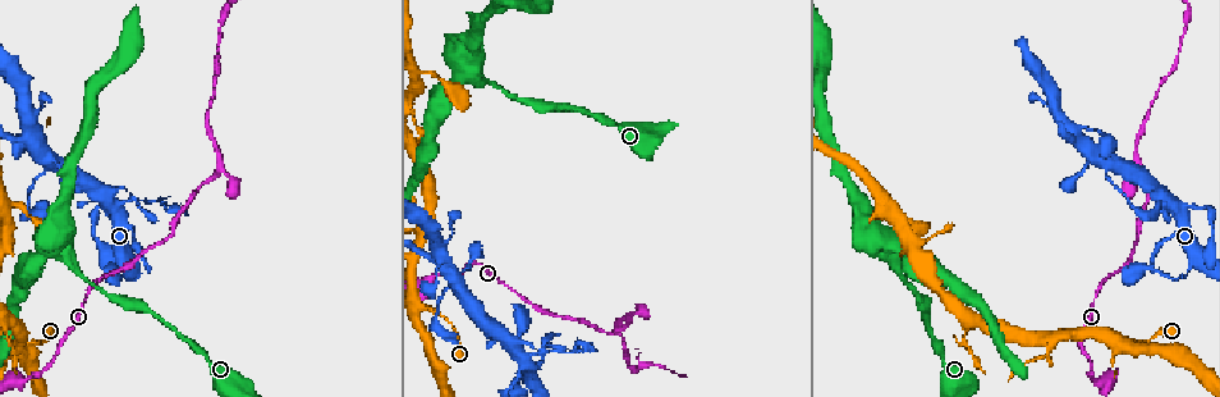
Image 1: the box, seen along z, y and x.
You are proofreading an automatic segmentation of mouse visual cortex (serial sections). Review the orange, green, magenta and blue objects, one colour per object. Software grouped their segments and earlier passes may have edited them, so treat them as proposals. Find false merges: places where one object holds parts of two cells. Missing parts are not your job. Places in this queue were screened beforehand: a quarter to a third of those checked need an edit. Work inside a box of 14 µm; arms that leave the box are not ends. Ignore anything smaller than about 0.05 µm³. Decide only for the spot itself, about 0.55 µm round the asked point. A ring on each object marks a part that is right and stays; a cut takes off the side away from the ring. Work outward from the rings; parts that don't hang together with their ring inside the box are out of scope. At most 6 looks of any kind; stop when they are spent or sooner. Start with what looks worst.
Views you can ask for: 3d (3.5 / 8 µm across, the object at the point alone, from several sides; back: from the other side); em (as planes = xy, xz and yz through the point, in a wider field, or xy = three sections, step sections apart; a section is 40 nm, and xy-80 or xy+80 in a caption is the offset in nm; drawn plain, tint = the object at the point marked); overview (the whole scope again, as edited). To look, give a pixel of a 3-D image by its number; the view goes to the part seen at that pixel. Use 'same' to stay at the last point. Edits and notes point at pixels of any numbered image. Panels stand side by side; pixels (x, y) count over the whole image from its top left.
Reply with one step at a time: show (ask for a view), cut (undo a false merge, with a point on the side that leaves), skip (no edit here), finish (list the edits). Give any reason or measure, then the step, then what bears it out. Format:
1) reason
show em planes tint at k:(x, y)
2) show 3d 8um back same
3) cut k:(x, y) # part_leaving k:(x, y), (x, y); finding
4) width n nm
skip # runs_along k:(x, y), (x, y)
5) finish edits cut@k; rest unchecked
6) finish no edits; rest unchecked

four arms meet
show 3d 8um at 1:(1124, 339)

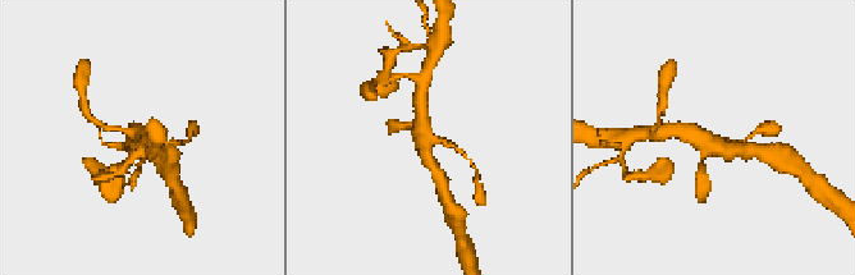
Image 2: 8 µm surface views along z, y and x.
arms 4; arm_widths 150, 150, 350, 450 nm
show em xy step 5 tint at 2:(433, 134)

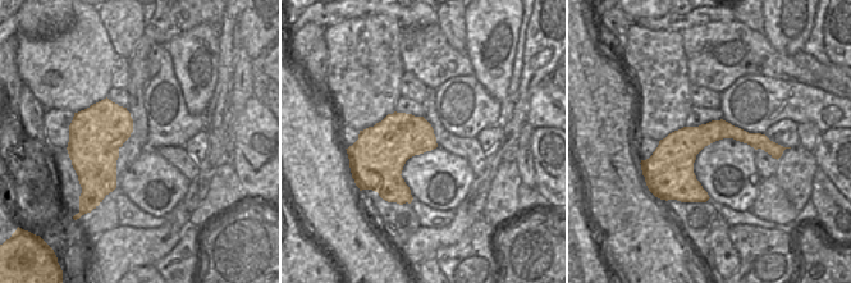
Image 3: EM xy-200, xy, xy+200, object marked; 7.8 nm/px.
skip # all the same cell

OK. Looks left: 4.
sharp bend
show 3d 3.5um at 1:(1129, 186)

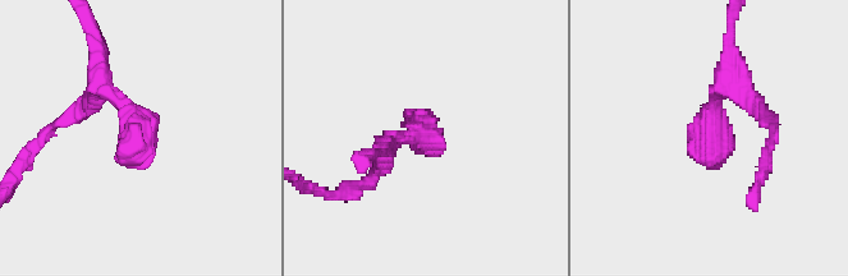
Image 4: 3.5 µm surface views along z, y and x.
now the EM
show em planes tint at 4:(138, 137)

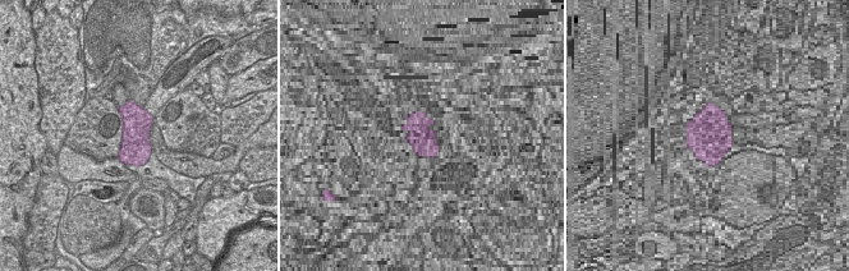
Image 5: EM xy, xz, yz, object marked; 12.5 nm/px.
width 380 nm
skip # runs_along 4:(741, 84), (714, 104), (705, 162); all the same cell

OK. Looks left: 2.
sharp bend
show 3d 3.5um back at 1:(536, 354)

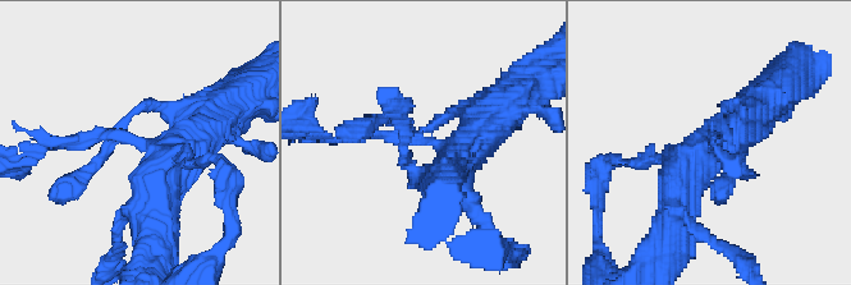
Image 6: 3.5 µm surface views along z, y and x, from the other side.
need the tissue
show em xy step 5 tint at 6:(430, 141)

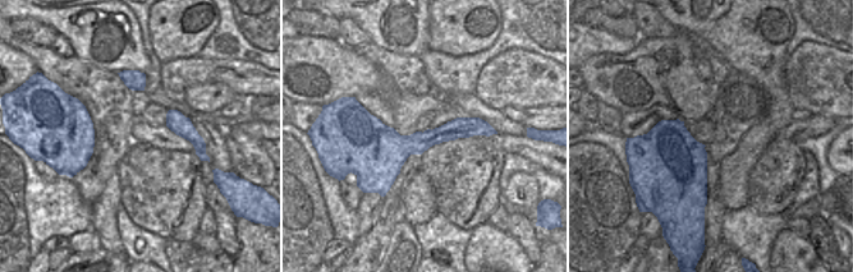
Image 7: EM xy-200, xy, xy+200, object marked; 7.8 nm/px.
cut 6:(90, 137) # part_leaving 6:(136, 139), (53, 139), (30, 160); a second cell is stuck on

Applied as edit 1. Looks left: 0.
finish edits cut@6; rest unchecked

